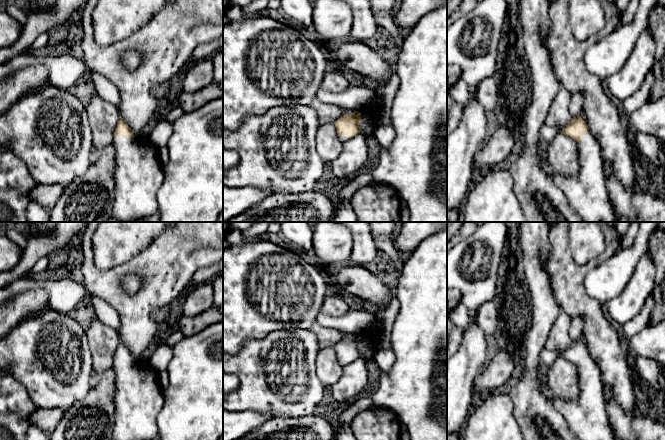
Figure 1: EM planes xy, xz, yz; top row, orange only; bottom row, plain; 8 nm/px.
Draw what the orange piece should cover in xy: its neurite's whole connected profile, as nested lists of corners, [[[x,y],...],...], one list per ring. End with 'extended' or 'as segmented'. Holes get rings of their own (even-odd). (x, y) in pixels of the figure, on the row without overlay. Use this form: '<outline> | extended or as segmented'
[[[120,342],[113,358],[115,373],[115,425],[112,440],[151,440],[158,435],[157,416],[164,405],[158,370],[134,363],[129,349]]] | extended

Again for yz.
[[[577,340],[563,351],[561,358],[570,360],[578,367],[579,396],[576,401],[566,401],[554,395],[548,385],[547,375],[540,375],[539,389],[567,422],[569,430],[579,440],[614,440],[613,430],[604,404],[604,389],[599,370],[594,363],[586,345]]] | extended

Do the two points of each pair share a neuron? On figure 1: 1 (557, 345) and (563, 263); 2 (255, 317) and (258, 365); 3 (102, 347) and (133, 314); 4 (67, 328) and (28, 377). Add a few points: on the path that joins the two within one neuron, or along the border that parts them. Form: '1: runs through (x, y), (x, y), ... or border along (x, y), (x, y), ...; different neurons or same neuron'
1: border along (560, 310), (571, 317); different neurons
2: border along (278, 330), (260, 337), (249, 337), (237, 351); different neurons
3: border along (116, 331), (120, 341); different neurons
4: runs through (55, 340), (49, 351), (49, 356), (40, 365); same neuron

